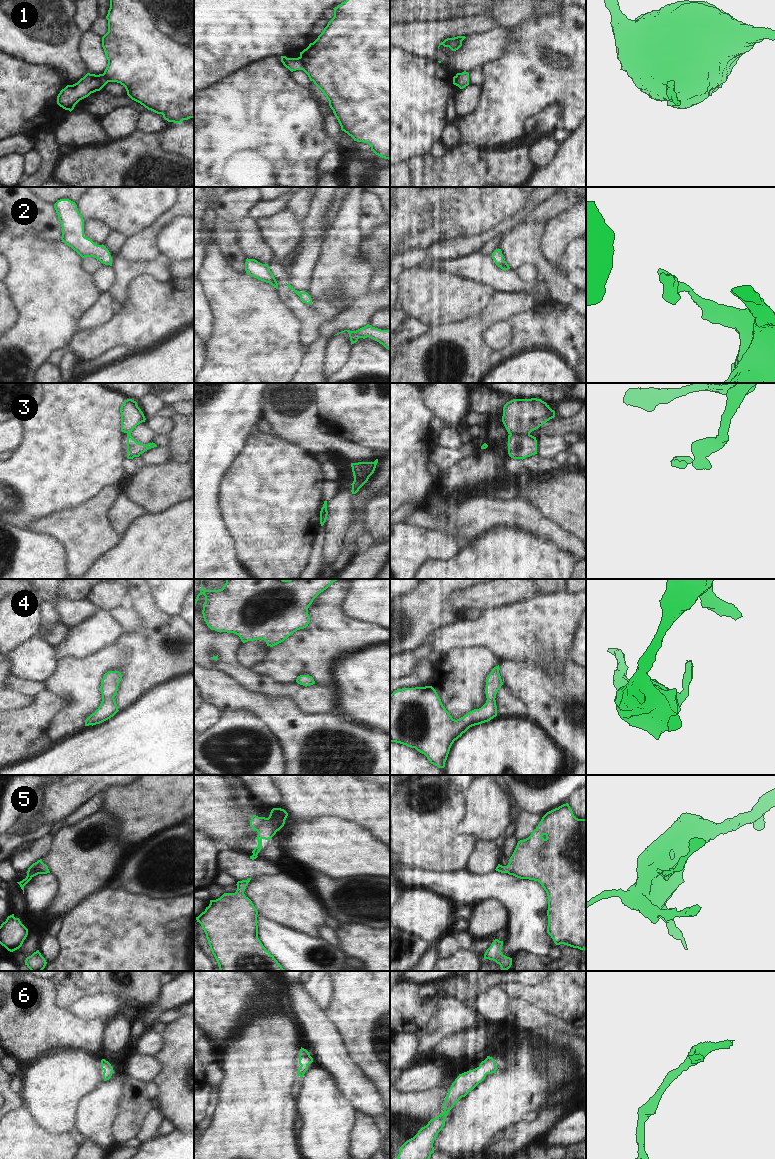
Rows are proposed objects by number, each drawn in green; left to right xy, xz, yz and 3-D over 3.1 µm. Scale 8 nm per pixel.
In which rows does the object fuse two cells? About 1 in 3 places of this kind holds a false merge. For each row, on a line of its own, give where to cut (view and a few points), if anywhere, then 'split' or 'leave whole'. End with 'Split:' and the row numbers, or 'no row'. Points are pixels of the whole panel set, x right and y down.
1: cut xz (299, 57), (303, 69); split
2: cut none; leave whole
3: cut yz (510, 433), (529, 435); split
4: cut none; leave whole
5: cut none; leave whole
6: cut none; leave whole
Split: 1, 3

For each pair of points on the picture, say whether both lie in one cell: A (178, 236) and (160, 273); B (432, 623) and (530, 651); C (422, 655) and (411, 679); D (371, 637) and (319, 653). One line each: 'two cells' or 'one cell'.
A: two cells
B: two cells
C: one cell
D: one cell

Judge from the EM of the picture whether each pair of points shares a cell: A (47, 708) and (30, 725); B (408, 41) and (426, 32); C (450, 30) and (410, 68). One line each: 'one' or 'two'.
A: one
B: one
C: two

